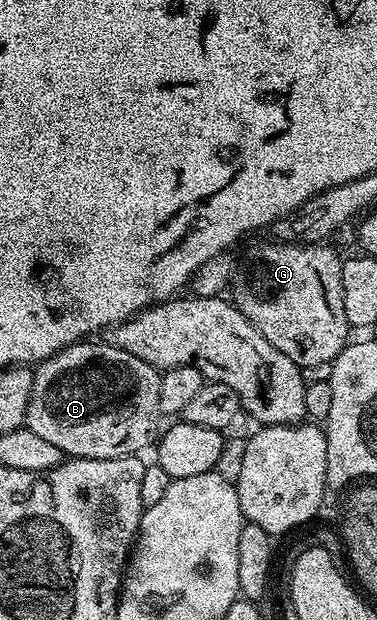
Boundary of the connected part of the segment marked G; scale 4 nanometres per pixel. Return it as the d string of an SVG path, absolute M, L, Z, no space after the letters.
M272 242L273 244L261 244L253 252L253 288L241 288L235 297L237 309L241 311L247 318L247 322L251 322L251 326L255 326L255 330L259 330L259 334L263 334L263 338L267 338L267 342L271 342L271 346L275 346L275 350L279 350L279 354L287 354L287 358L291 358L291 362L295 362L297 367L304 370L306 368L314 368L320 364L332 364L334 358L345 349L349 340L349 323L347 322L347 314L343 314L343 274L341 266L342 257L337 257L337 252L333 248L328 248L325 242Z

